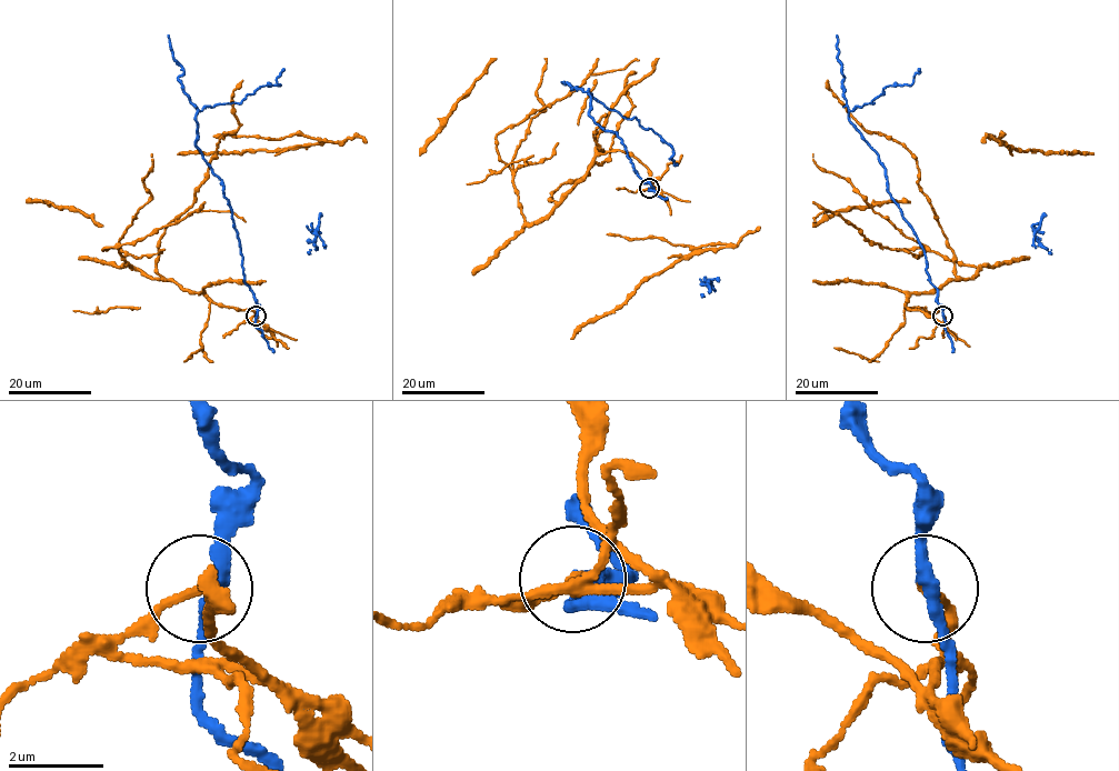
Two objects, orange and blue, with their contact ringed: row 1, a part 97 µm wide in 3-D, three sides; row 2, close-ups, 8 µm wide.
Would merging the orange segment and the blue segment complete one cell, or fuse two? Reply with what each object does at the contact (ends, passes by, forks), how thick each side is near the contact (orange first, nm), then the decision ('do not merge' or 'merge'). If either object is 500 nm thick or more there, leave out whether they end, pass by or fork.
orange ends | blue passes by | 170/300 nm | do not merge

